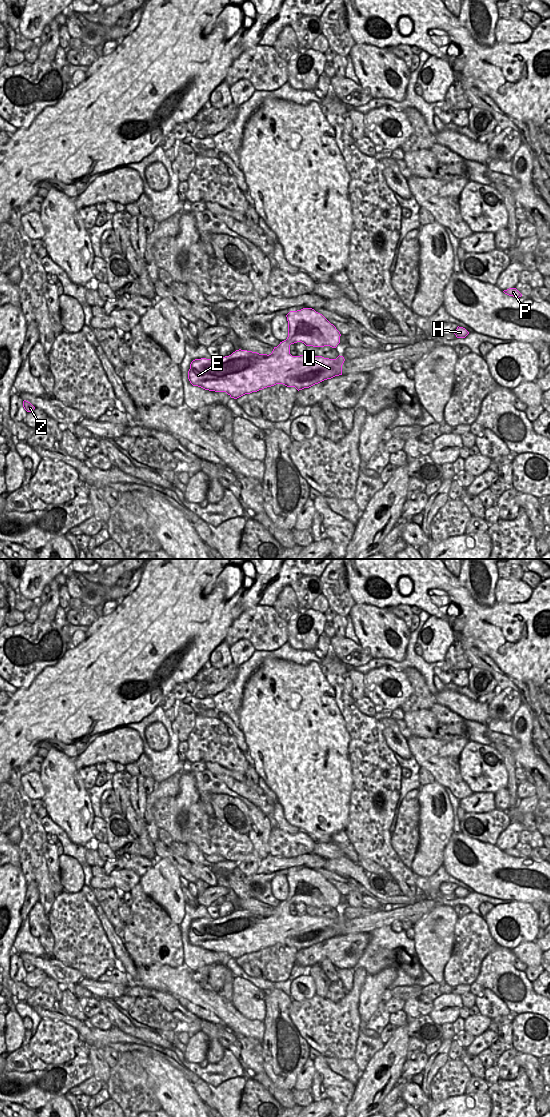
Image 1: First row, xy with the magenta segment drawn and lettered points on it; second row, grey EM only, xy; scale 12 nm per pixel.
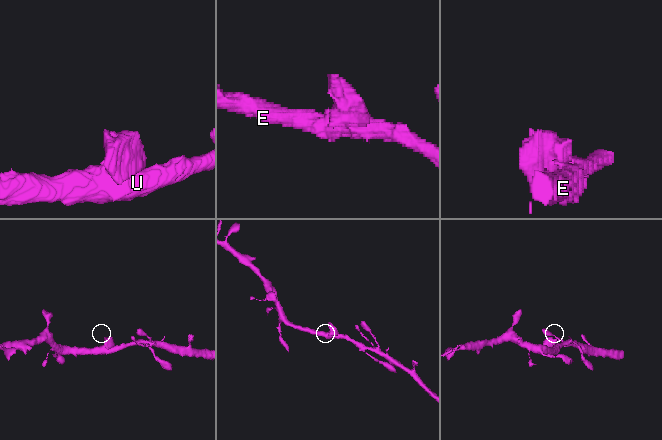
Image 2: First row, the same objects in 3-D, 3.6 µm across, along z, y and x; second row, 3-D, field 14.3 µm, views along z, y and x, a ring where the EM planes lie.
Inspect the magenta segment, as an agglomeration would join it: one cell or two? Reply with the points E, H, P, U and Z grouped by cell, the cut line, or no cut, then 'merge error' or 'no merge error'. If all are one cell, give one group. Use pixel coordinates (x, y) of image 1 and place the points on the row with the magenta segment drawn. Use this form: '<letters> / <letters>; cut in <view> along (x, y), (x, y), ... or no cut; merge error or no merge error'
E H P U Z; no cut; no merge error

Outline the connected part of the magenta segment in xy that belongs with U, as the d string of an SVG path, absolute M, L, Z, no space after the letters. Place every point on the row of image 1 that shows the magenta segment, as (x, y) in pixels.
M312 308L290 311L286 317L288 337L274 347L271 354L239 349L215 360L195 359L188 371L190 383L205 390L226 392L237 399L276 384L295 387L299 391L342 375L343 356L329 359L290 354L290 345L297 342L336 348L341 336L336 327Z

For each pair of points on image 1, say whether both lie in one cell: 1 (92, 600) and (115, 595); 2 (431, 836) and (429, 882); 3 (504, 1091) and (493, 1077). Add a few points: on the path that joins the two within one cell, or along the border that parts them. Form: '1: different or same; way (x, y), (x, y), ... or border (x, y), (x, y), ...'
1: same; way (98, 595), (109, 595)
2: different; border (442, 864), (432, 874), (426, 877), (418, 876)
3: different; border (499, 1079), (489, 1084)

